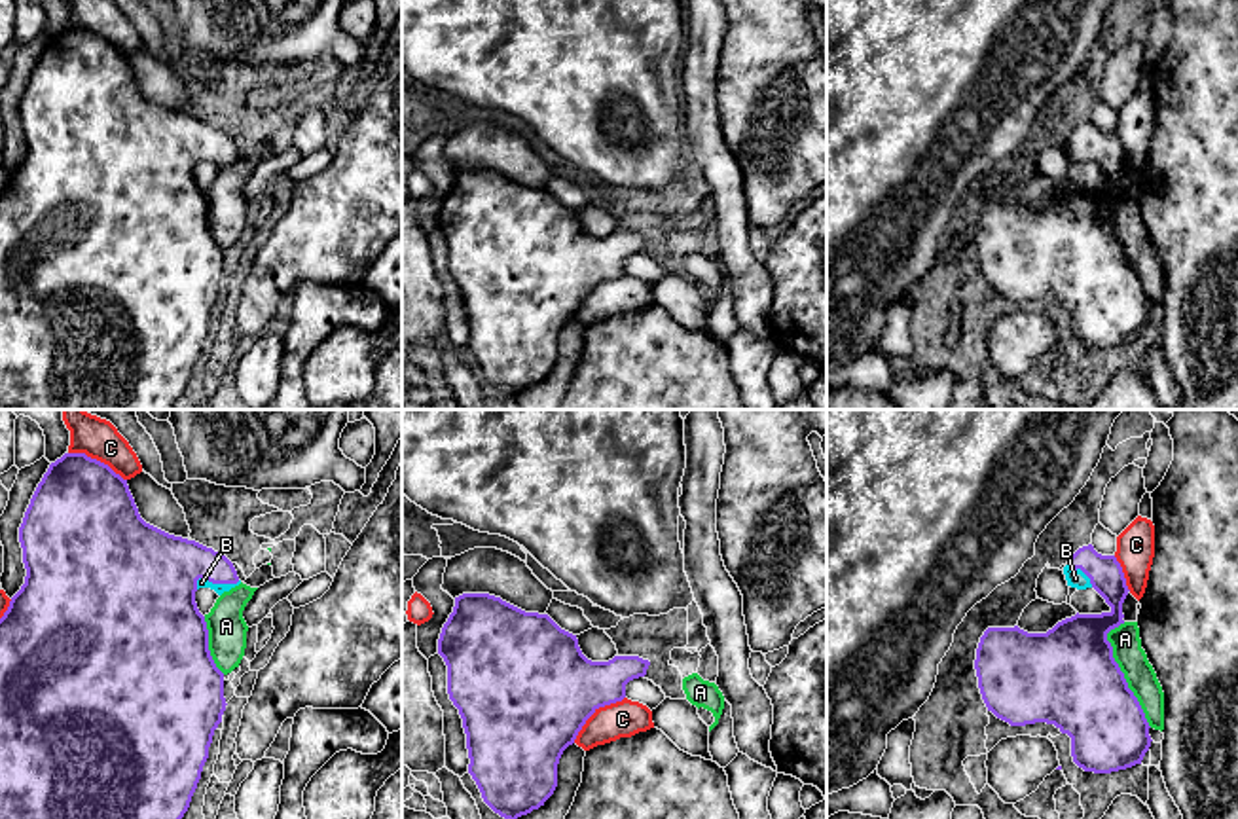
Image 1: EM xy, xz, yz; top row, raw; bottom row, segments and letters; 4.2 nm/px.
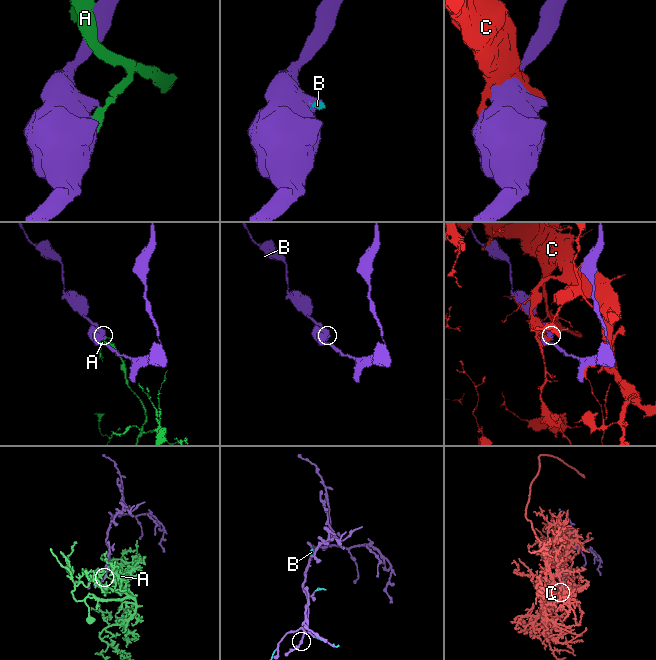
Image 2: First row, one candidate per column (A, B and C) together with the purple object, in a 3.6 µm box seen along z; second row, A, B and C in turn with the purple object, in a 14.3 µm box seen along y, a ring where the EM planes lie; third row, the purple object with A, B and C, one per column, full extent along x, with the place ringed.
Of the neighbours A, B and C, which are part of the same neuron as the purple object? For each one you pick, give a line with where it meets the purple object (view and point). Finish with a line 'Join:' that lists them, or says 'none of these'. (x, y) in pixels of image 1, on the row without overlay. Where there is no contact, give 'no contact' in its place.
B: meets purple in xy at (215, 158)
Join: B

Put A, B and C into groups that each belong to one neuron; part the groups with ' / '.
A / B / C

